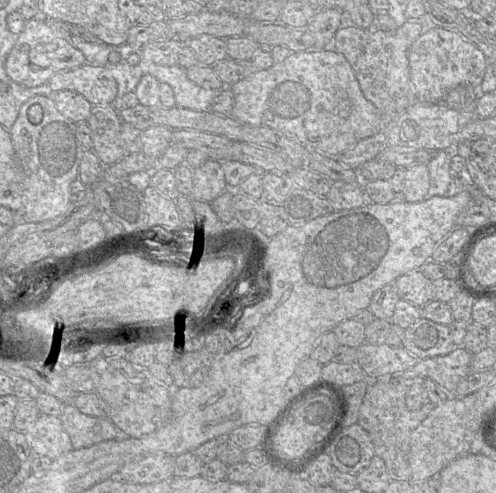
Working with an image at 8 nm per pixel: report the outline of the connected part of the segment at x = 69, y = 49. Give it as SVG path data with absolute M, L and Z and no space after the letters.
M43 16L25 20L23 31L5 60L5 71L14 82L25 87L36 87L48 83L57 72L72 69L86 63L84 54L69 40L52 28Z

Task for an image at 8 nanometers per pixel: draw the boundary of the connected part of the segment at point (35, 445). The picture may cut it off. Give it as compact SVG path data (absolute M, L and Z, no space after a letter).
M40 414L25 432L26 439L36 455L52 460L72 450L72 443L58 416Z

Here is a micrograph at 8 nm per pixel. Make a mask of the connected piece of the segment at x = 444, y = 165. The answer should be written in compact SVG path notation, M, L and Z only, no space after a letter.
M454 149L437 151L427 164L430 173L430 189L427 197L453 196L459 189L459 181L451 172L451 160L457 155Z

